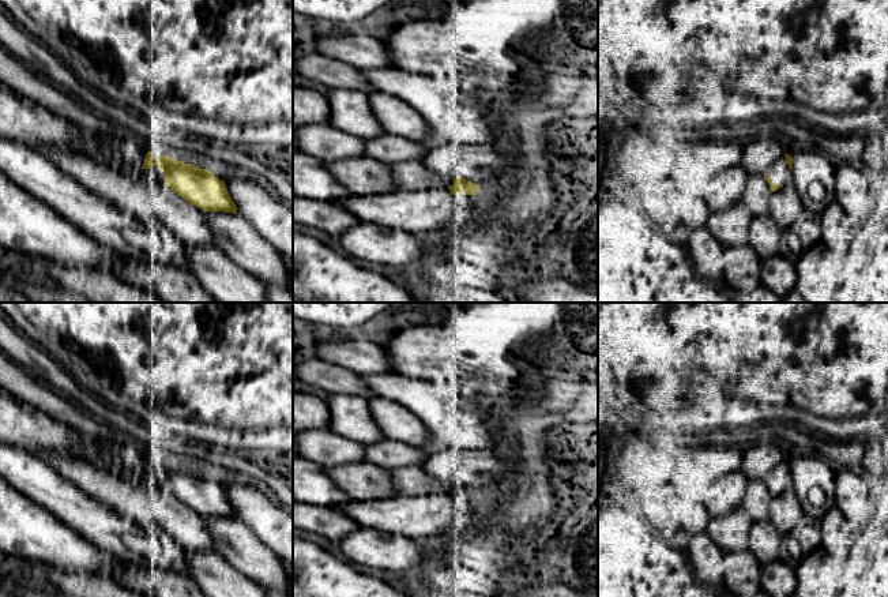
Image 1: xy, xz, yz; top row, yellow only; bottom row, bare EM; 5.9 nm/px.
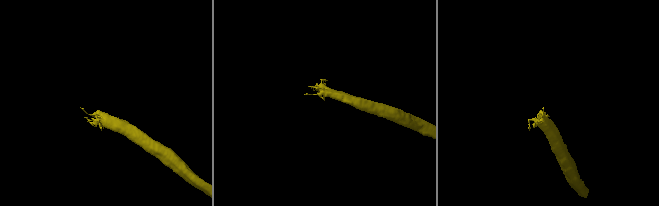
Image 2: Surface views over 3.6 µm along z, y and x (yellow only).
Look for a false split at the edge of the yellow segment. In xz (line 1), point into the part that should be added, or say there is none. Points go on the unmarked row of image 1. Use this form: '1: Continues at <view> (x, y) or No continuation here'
1: Continues at xz (407, 480)

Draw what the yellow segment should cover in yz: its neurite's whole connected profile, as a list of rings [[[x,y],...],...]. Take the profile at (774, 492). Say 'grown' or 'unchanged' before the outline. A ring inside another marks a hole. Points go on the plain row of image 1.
grown; [[[789,459],[780,461],[764,478],[764,484],[770,491],[771,499],[783,492],[790,485],[790,476],[793,473],[793,463]]]

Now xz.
grown; [[[402,466],[390,469],[394,488],[399,496],[425,496],[434,492],[447,492],[452,500],[475,500],[481,493],[464,483],[447,484],[428,476],[422,466]]]

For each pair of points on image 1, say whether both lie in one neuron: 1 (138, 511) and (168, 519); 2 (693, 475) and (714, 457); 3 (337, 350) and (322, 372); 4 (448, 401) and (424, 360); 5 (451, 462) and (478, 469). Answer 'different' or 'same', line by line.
1: same
2: same
3: different
4: different
5: same

